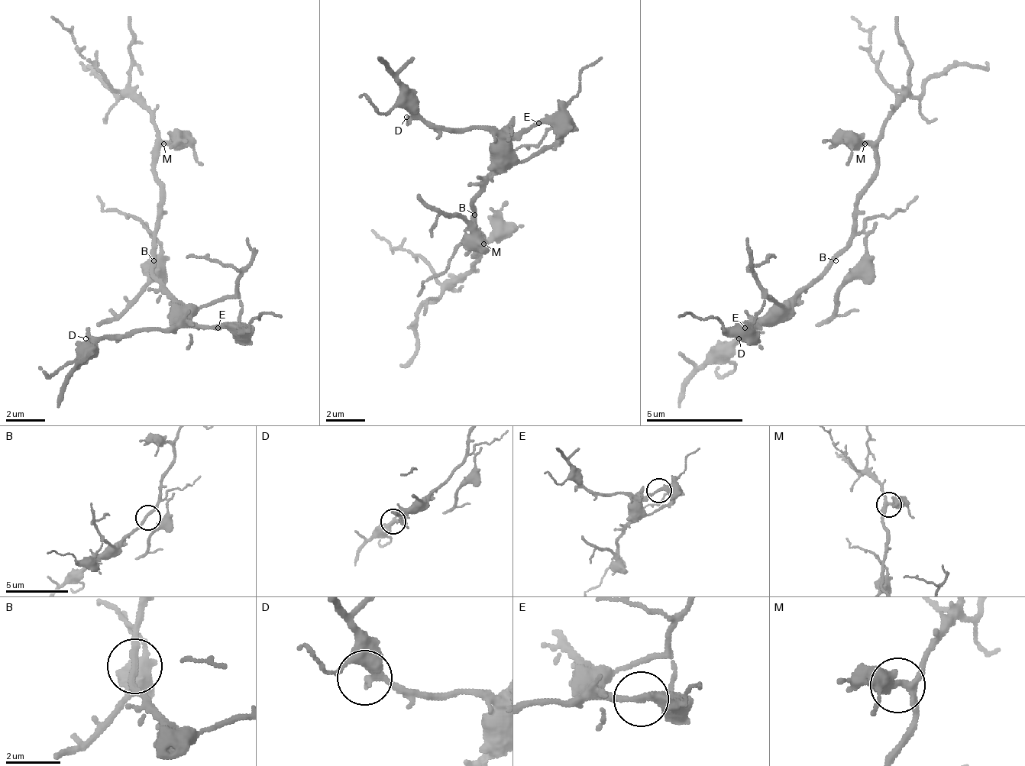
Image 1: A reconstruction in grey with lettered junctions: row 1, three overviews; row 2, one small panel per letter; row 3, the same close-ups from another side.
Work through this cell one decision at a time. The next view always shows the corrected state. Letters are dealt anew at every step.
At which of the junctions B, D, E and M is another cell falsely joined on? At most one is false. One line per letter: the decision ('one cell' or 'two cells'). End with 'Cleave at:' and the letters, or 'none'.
B: one cell
D: one cell
E: two cells
M: one cell
Cleave at: E

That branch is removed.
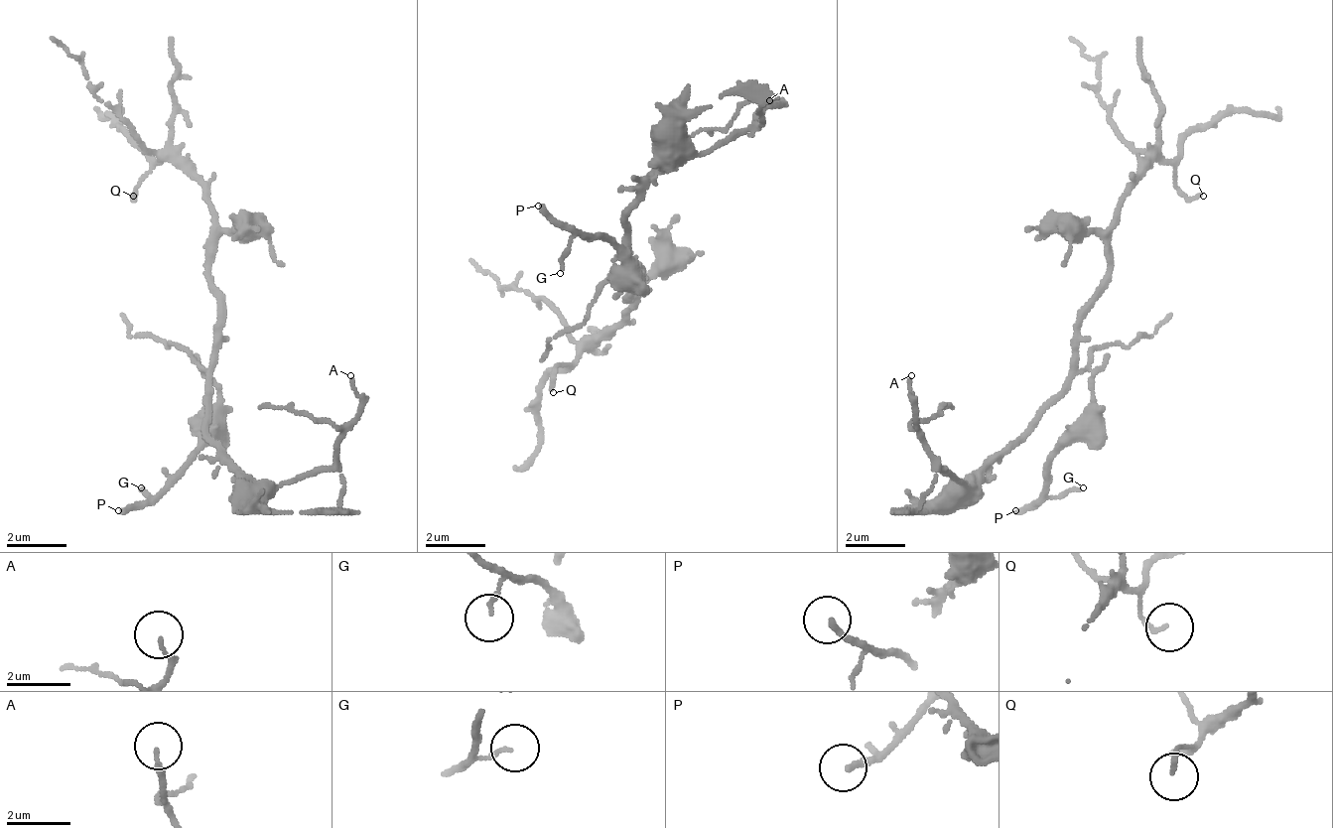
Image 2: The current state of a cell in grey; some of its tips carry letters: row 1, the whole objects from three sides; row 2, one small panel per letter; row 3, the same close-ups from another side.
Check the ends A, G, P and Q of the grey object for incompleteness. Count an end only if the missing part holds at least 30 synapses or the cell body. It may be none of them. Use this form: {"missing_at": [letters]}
{"missing_at": ["A"]}

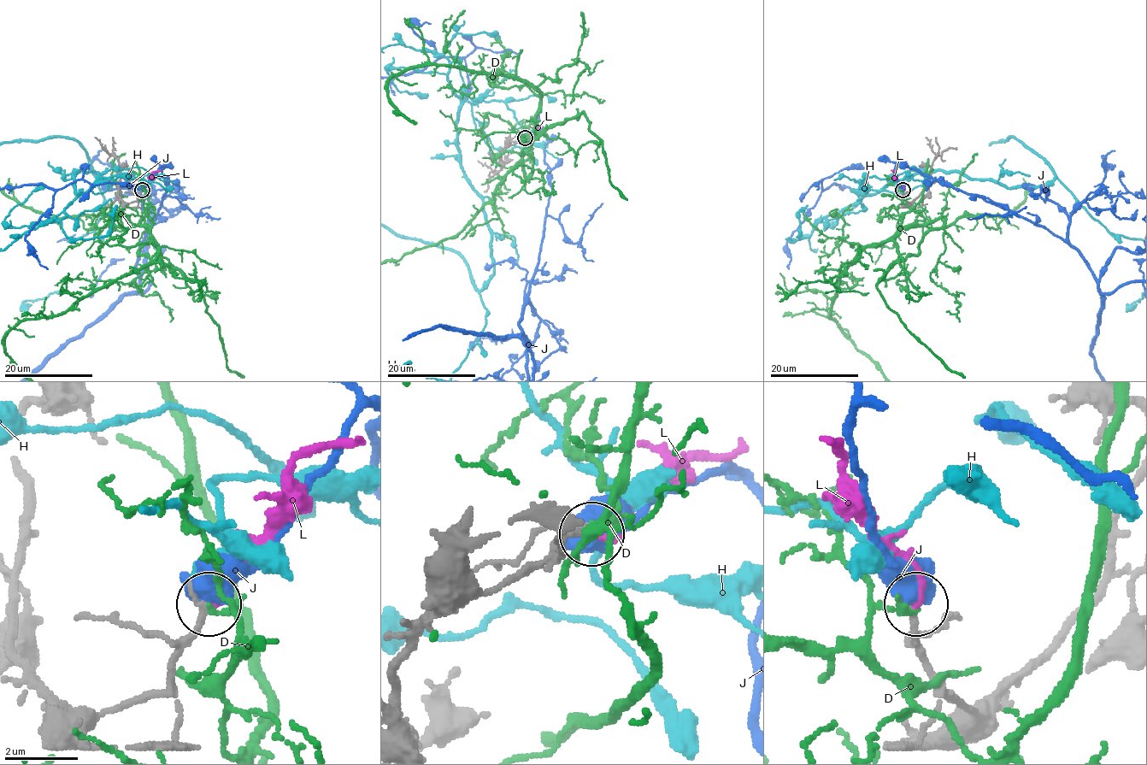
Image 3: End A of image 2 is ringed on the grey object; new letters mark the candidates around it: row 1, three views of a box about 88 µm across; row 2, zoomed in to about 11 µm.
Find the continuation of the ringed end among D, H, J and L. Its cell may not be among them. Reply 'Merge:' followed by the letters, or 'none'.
Merge: L

